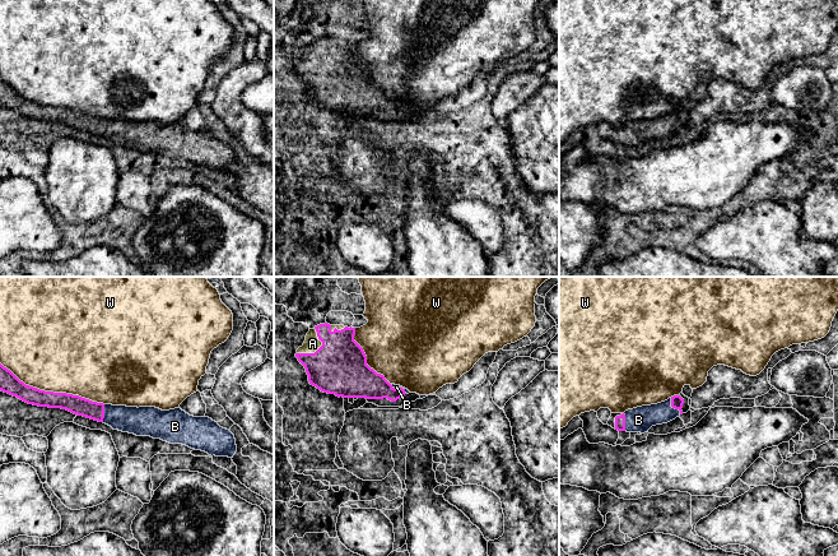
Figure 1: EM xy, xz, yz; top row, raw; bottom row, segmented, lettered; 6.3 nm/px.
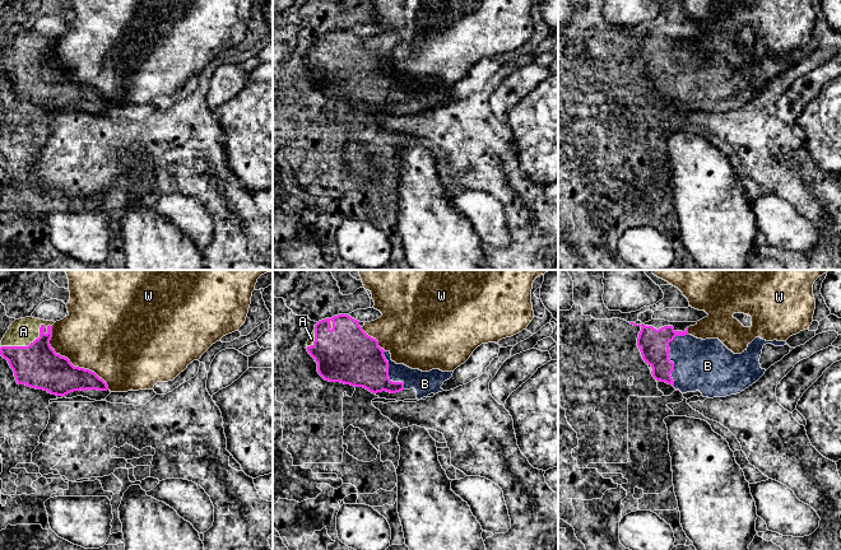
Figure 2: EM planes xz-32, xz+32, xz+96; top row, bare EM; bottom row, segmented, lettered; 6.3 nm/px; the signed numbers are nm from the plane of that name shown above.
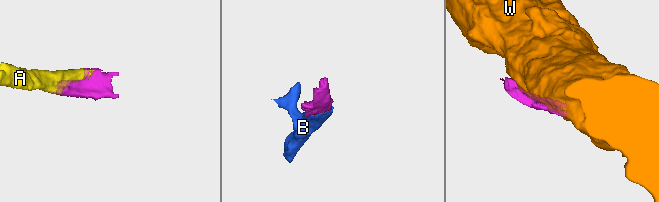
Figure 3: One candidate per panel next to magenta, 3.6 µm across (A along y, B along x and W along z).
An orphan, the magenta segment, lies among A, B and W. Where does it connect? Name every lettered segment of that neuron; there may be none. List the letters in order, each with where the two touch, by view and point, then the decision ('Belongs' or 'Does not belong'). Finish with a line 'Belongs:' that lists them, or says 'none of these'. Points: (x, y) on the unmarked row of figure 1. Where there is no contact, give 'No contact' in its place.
A: Touches magenta at xz (319, 63). Belongs
B: Touches magenta at yz (673, 121). Belongs
W: Touches magenta at xy (52, 106). Does not belong
Belongs: A, B

